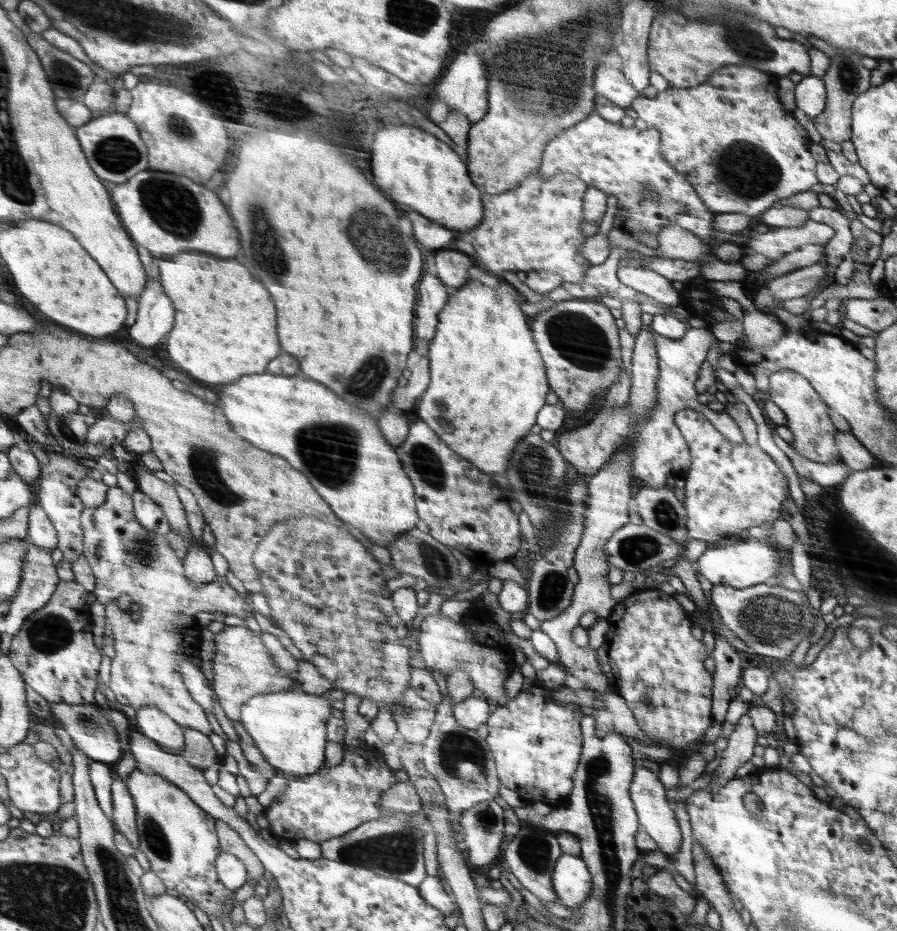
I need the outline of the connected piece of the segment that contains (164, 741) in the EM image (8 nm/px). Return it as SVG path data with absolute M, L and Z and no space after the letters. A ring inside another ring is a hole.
M145 706L137 711L137 728L158 741L172 754L182 753L187 747L186 727L159 706Z

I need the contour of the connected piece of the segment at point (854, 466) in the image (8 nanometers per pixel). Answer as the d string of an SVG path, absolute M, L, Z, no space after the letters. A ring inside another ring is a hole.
M848 431L837 432L835 441L838 442L843 462L851 471L873 468L873 454L852 433L848 433Z

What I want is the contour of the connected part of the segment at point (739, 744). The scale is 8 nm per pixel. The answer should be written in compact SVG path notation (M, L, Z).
M746 713L738 722L734 732L727 736L727 748L722 750L721 763L714 770L712 781L706 787L706 791L717 791L724 783L737 776L738 767L749 762L753 756L757 735L753 718Z

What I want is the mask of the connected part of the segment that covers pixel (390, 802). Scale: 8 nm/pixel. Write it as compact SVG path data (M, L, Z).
M410 781L399 782L391 786L386 793L382 794L380 810L388 817L400 812L406 812L406 815L420 812L422 799L418 791L412 786Z

